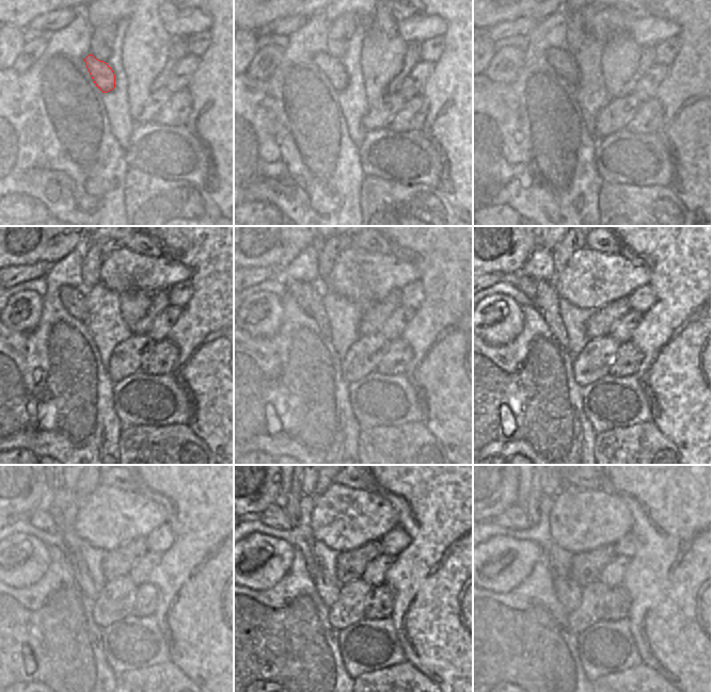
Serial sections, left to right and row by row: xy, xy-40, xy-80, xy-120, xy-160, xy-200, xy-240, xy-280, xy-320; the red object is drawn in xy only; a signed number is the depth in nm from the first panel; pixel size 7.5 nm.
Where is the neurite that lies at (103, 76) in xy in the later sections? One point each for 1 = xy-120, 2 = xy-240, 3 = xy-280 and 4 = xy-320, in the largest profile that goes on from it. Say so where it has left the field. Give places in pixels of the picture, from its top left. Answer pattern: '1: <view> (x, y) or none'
1: xy-120 (73, 299)
2: xy-240 (41, 518)
3: xy-280 (274, 516)
4: xy-320 (515, 517)

